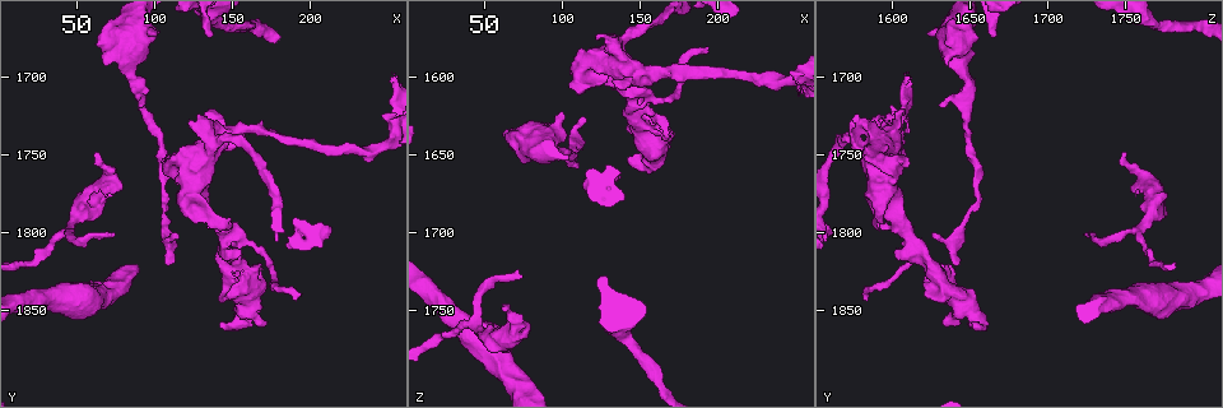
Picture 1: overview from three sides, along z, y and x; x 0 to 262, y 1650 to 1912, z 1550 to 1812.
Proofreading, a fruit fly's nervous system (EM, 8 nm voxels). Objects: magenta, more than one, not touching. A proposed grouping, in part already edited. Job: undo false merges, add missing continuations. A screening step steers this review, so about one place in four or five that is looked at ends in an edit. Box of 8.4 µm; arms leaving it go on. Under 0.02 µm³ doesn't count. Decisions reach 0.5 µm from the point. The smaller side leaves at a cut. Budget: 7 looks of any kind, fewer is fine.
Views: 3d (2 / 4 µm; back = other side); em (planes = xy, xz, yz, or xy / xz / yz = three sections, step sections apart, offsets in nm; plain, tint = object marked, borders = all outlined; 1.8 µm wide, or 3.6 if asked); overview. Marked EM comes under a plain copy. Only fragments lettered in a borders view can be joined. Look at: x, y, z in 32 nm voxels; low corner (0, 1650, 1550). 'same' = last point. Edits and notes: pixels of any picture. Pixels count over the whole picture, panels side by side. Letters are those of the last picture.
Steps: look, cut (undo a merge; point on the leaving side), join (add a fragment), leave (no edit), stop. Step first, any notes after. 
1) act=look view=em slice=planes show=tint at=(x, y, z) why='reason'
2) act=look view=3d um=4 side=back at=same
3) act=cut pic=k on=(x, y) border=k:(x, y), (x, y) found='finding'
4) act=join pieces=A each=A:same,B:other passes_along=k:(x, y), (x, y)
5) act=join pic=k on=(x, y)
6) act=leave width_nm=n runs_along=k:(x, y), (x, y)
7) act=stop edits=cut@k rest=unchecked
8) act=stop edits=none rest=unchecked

act=look view=em um=3.6 slice=planes show=borders at=(170, 1856, 1636) why='an open end'

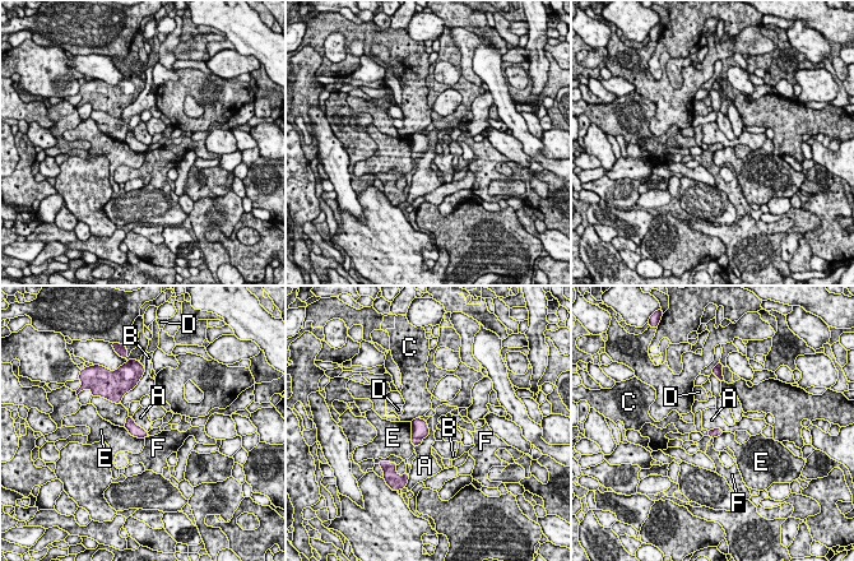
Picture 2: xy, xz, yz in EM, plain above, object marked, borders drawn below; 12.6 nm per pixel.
act=leave each=A:other,B:other,C:other,D:other,E:other,F:other found='none of them fits'

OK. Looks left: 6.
act=look view=em slice=planes show=tint at=(76, 1800, 1728) why='branch stops here'

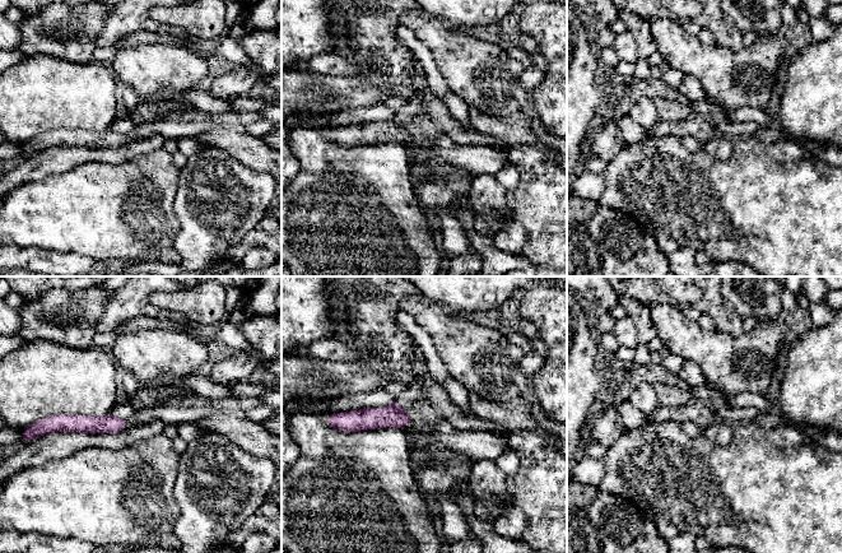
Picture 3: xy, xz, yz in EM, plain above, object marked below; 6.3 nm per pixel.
act=look view=em slice=planes show=borders at=same

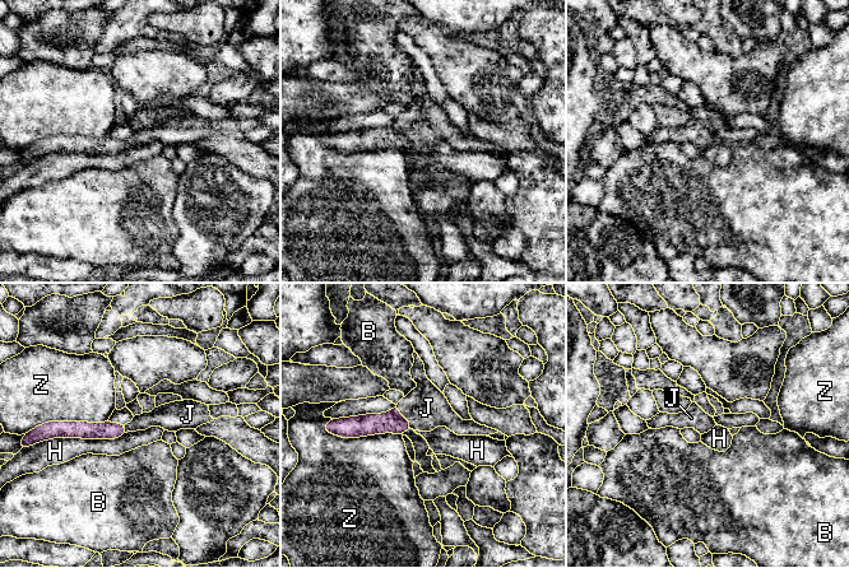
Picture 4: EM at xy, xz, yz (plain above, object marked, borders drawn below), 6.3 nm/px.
act=join pic=4 on=(426, 408) width_nm=90 each=B:other,H:other,J:same,Z:other passes_along=4:(391, 422), (403, 418), (426, 408) found='the neuron continues'

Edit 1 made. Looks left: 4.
act=look view=em slice=planes show=borders at=(62, 1748, 1748) why='branch stops here'

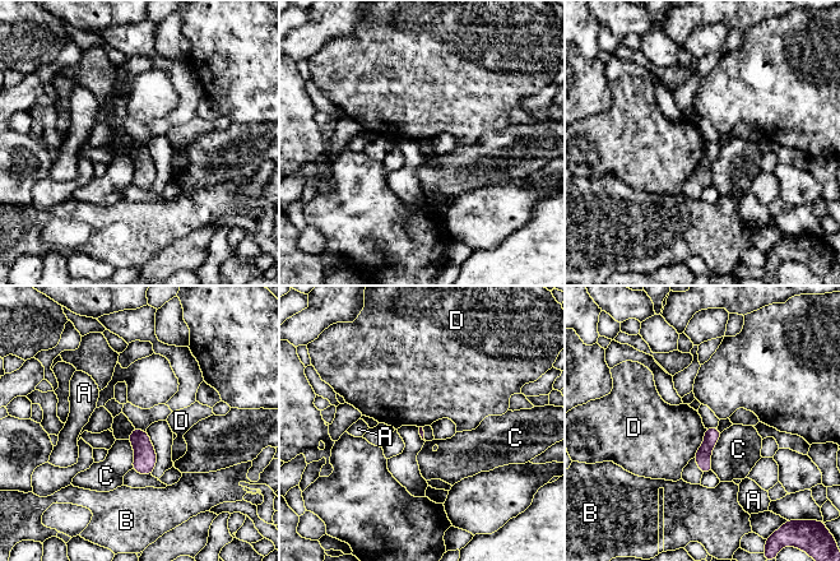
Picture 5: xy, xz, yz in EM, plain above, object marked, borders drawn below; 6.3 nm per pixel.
act=leave each=A:other,B:other,C:other,D:other runs_along=5:(715, 431), (704, 453), (704, 468) found='none of them fits'

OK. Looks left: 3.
act=stop edits=join@4 rest=unchecked

